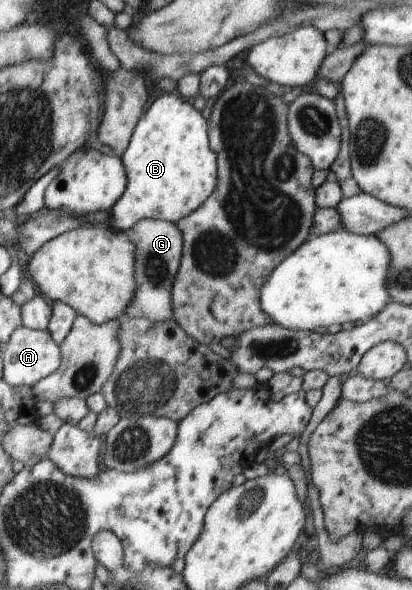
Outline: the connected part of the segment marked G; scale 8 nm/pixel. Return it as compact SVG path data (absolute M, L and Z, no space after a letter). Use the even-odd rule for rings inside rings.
M146 218L124 233L132 239L132 243L136 243L135 247L140 247L140 291L136 291L135 301L121 320L146 317L152 321L166 321L174 318L175 306L170 289L182 259L184 239L180 229L168 220Z

